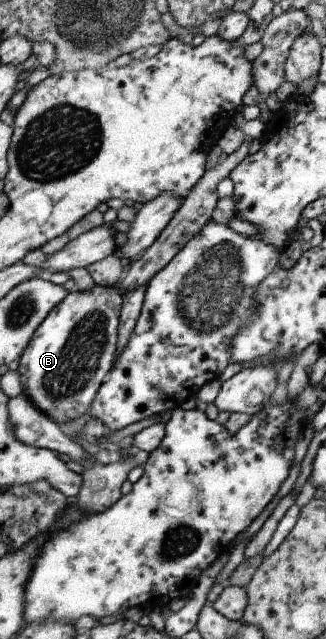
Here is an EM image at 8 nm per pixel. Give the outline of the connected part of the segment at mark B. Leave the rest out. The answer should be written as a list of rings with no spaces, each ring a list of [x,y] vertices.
[[[96,283],[92,290],[71,292],[46,317],[46,320],[38,327],[38,331],[35,332],[34,339],[23,352],[17,369],[21,375],[23,393],[27,394],[39,409],[57,420],[59,424],[69,425],[79,416],[87,415],[98,396],[98,391],[109,377],[116,358],[119,356],[118,341],[121,337],[123,302],[124,295],[120,283],[114,286]]]

